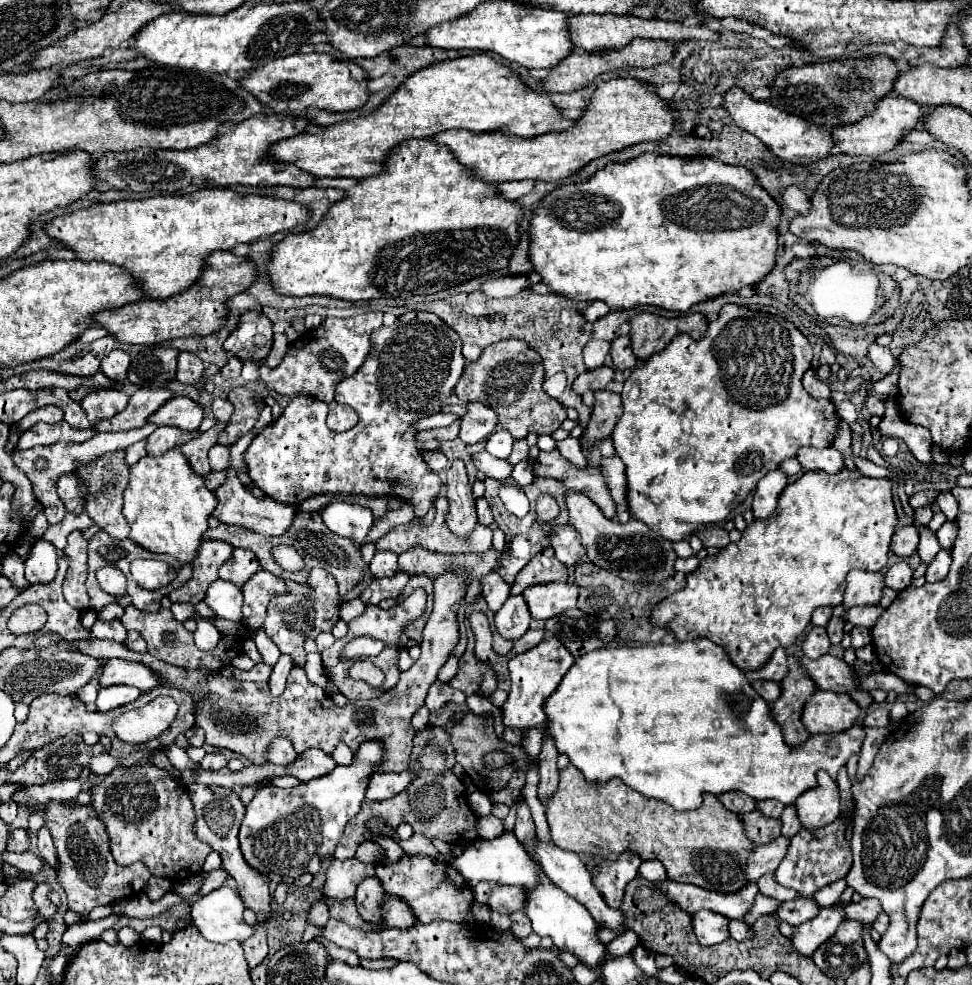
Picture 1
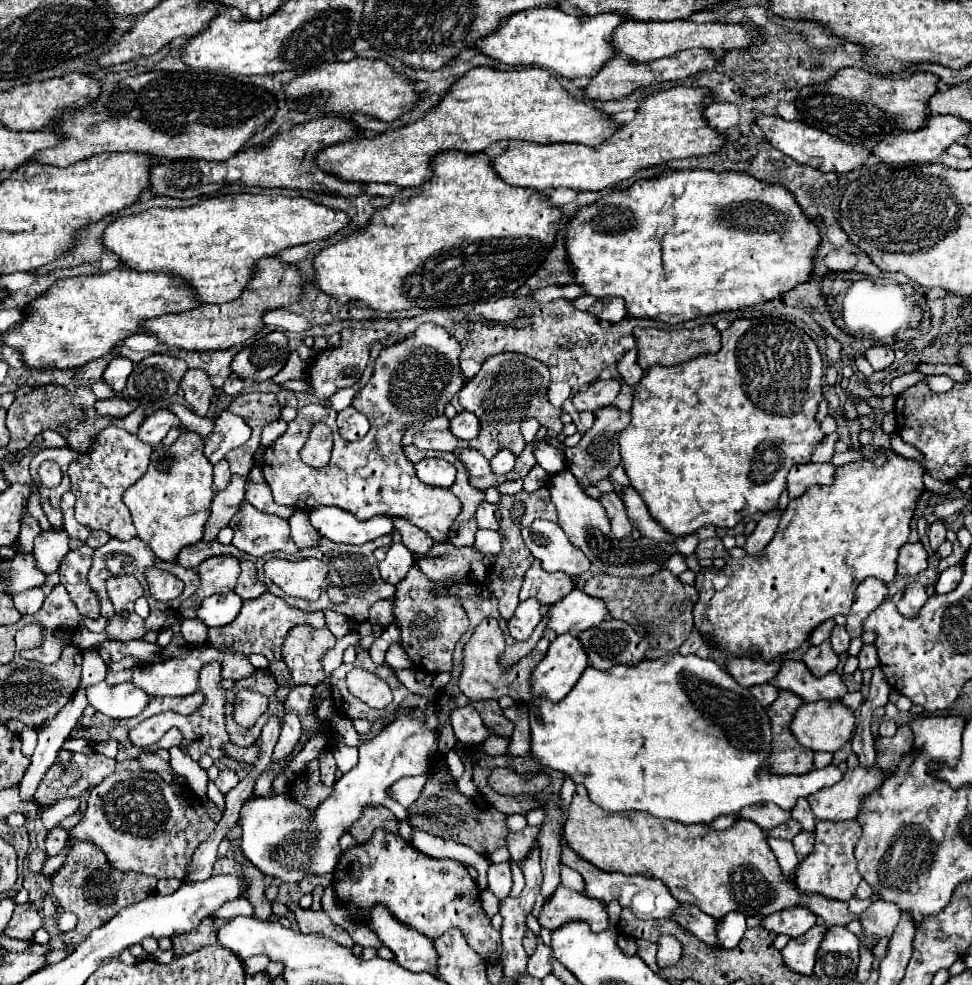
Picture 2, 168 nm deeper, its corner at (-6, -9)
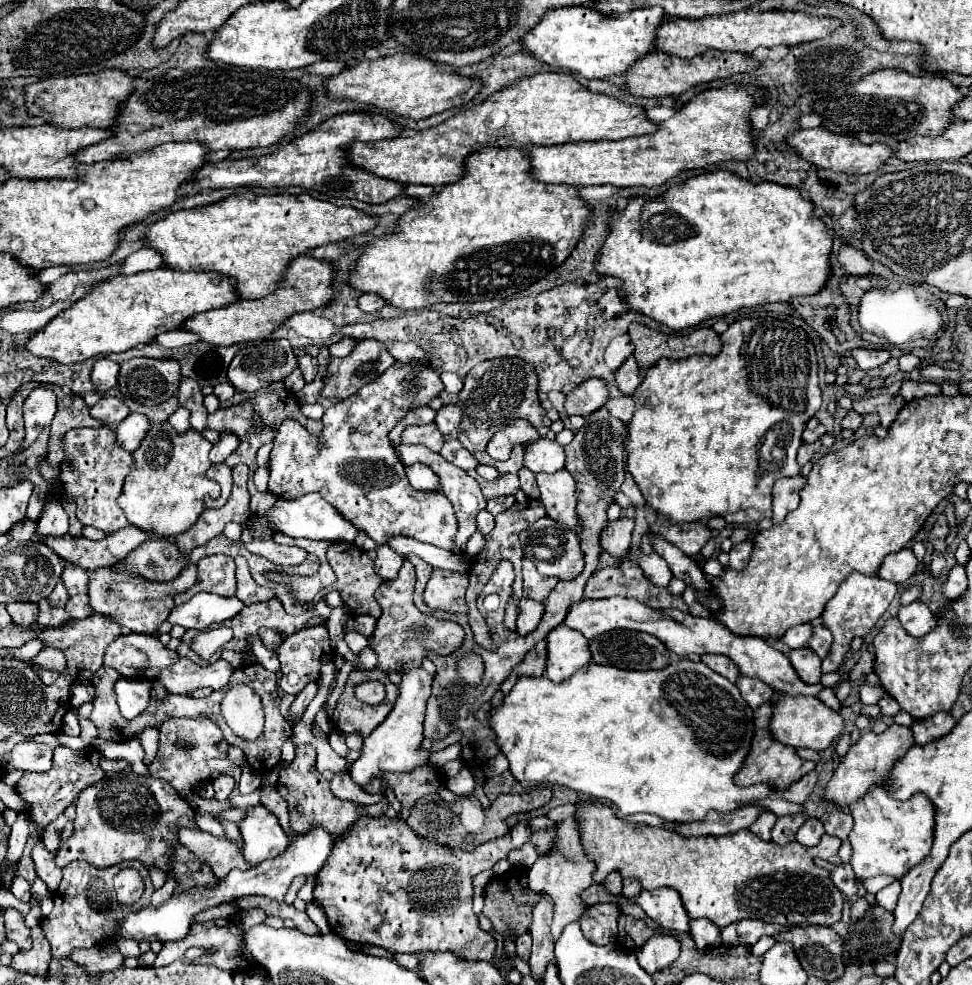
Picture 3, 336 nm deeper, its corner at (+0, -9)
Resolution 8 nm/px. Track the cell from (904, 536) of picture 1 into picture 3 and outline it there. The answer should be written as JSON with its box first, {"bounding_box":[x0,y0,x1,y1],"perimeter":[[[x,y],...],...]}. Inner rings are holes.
{"bounding_box":[879,548,919,584],"perimeter":[[[903,548],[901,552],[895,552],[895,554],[889,554],[881,568],[879,568],[879,576],[883,580],[891,580],[891,582],[897,582],[897,584],[903,584],[907,582],[911,576],[915,576],[919,568],[919,560],[915,558],[913,550],[911,548]]]}

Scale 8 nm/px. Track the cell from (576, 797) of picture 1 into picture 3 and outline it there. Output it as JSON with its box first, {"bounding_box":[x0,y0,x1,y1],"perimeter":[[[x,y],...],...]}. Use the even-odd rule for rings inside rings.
{"bounding_box":[575,802,843,928],"perimeter":[[[585,802],[575,804],[575,820],[581,836],[583,850],[587,858],[595,862],[593,882],[603,884],[611,872],[619,872],[623,878],[639,878],[645,890],[655,888],[675,888],[681,894],[685,910],[689,918],[709,918],[719,928],[729,926],[731,922],[743,918],[757,918],[763,922],[791,924],[791,926],[809,926],[809,924],[825,924],[833,926],[841,920],[843,894],[831,884],[827,870],[819,870],[813,864],[813,858],[819,856],[829,862],[839,862],[839,846],[841,842],[831,836],[823,836],[815,848],[803,848],[799,842],[791,842],[787,846],[779,846],[775,842],[763,842],[751,830],[739,830],[731,836],[679,836],[677,832],[653,828],[647,824],[631,824],[621,820],[609,806],[601,802]]]}

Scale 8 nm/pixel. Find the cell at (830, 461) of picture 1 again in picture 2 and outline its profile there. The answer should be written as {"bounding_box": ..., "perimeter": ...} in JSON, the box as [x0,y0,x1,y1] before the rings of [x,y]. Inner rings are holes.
{"bounding_box":[787,464,833,498],"perimeter":[[[803,464],[803,466],[793,466],[787,474],[787,494],[789,498],[799,498],[805,494],[807,488],[811,486],[823,486],[823,484],[833,484],[833,464]]]}

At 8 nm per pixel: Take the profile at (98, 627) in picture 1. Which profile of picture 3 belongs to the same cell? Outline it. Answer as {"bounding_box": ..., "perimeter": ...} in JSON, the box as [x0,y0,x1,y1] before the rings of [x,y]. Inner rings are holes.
{"bounding_box":[103,632,179,680],"perimeter":[[[131,632],[131,634],[121,634],[115,642],[109,644],[109,648],[105,652],[103,664],[109,666],[109,668],[115,668],[125,678],[153,680],[161,668],[167,668],[167,666],[175,664],[175,660],[179,660],[177,652],[165,648],[157,636],[151,636],[151,634],[133,634]]]}

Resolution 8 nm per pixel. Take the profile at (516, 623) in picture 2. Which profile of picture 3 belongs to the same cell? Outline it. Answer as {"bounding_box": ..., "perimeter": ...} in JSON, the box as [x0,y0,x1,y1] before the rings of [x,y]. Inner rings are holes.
{"bounding_box":[517,598,543,636],"perimeter":[[[521,598],[519,602],[519,618],[517,618],[517,634],[527,636],[529,632],[533,632],[539,624],[543,616],[543,604],[529,600],[529,598]]]}

